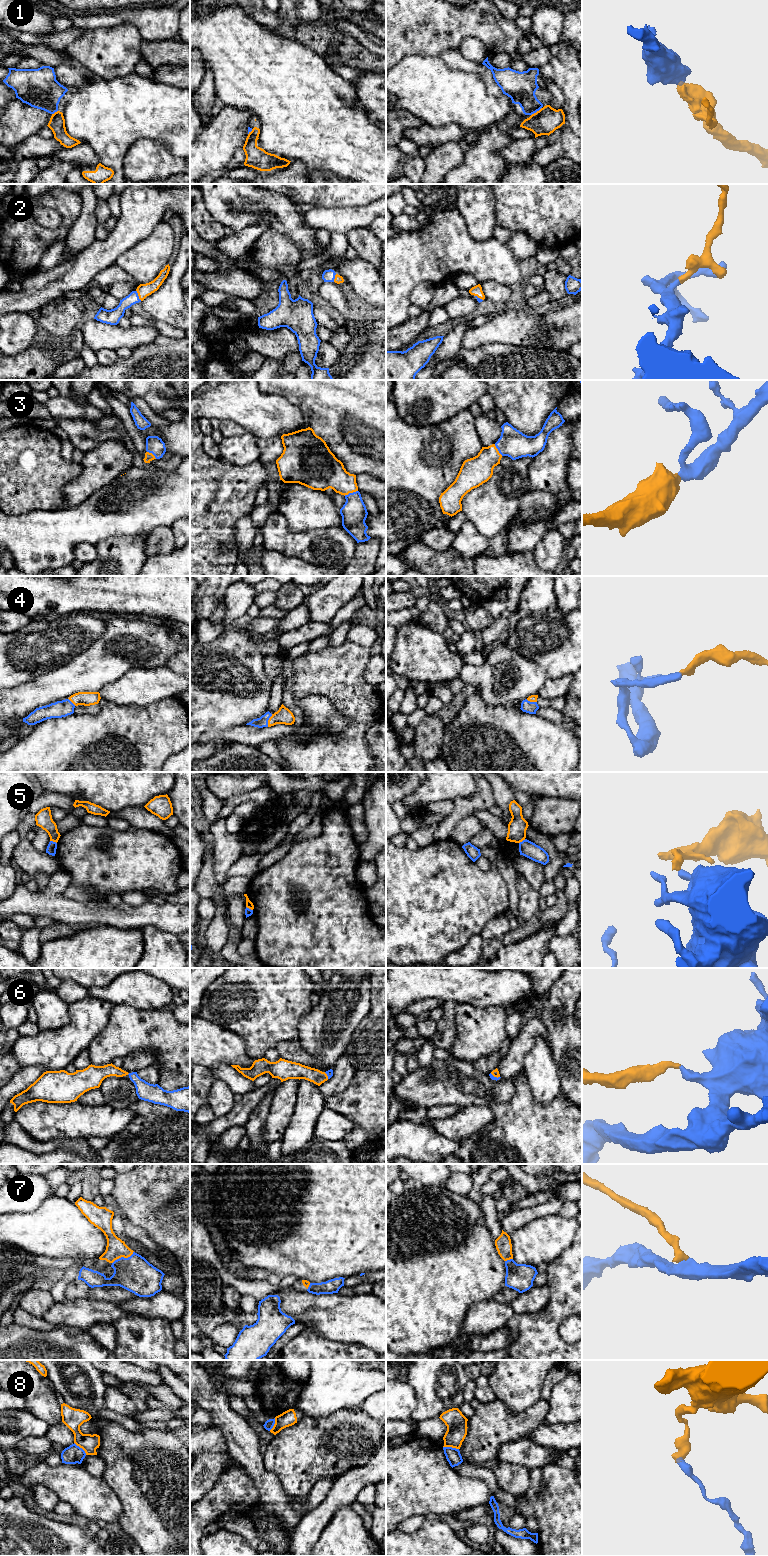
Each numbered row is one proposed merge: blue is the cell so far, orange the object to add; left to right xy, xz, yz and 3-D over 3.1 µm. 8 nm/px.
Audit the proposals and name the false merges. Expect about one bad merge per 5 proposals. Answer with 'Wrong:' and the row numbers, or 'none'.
Wrong: 5, 8

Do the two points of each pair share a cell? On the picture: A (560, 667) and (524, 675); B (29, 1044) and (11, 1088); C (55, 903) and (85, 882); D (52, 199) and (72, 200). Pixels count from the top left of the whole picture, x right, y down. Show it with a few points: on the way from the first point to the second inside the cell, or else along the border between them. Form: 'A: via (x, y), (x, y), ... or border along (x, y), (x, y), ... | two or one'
A: border along (525, 657), (534, 660), (548, 677) | two
B: border along (20, 1067), (42, 1066), (44, 1068) | two
C: border along (64, 873), (69, 877), (64, 895), (87, 902) | two
D: via (57, 200), (67, 200) | one

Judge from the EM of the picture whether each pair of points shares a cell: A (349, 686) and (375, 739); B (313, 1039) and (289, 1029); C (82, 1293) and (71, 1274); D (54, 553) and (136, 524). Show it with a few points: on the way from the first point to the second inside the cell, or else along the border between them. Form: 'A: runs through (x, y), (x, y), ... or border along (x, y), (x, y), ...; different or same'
A: border along (375, 722), (366, 733), (366, 740), (370, 751); different
B: border along (309, 1012), (300, 1020), (299, 1037), (297, 1039); different
C: border along (77, 1278), (68, 1284), (65, 1290), (65, 1298); different
D: runs through (74, 533), (83, 524), (116, 524); same

